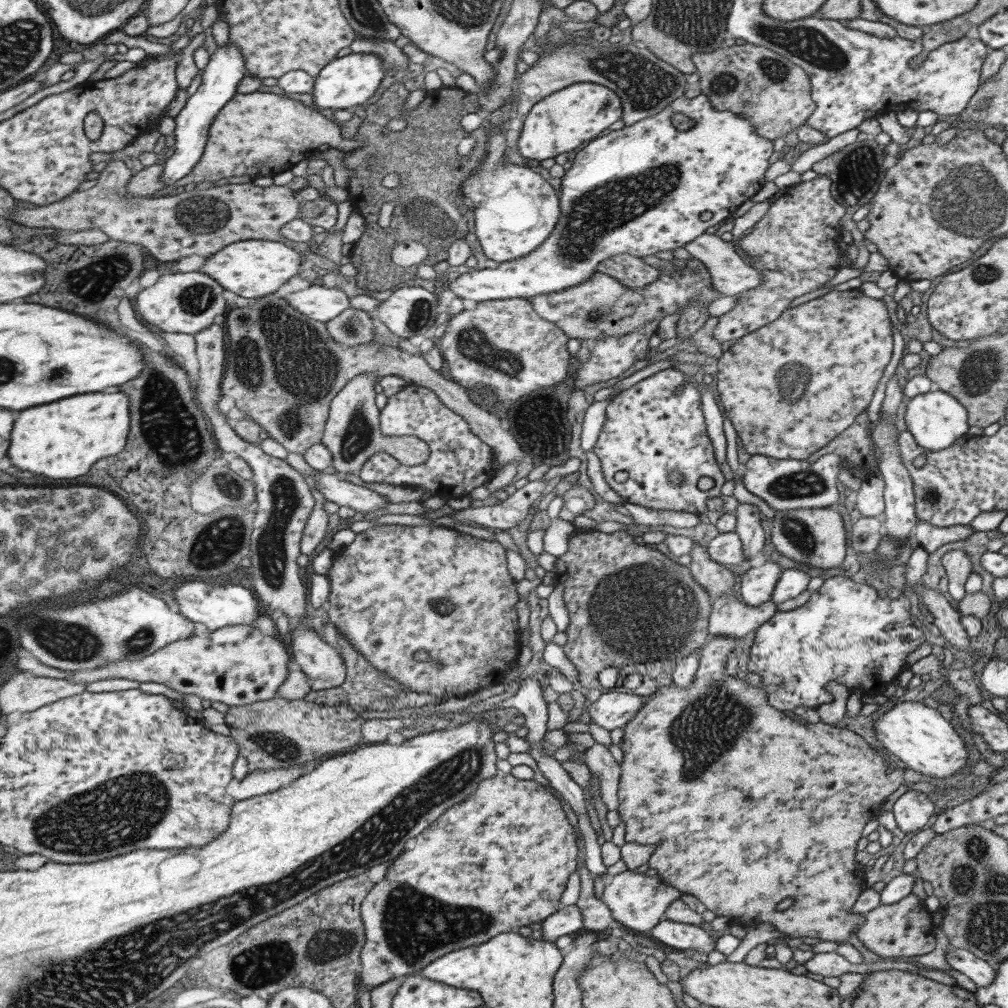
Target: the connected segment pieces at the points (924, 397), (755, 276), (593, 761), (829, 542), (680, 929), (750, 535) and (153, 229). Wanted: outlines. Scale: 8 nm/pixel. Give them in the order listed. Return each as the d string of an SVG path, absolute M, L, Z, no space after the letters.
M935 388L929 392L909 399L903 416L906 431L911 433L915 443L925 451L939 451L947 449L951 444L967 434L968 414L954 396Z
M704 234L683 248L706 268L710 288L720 296L733 296L763 282L760 274L735 254L732 241L726 242L719 236Z
M594 742L586 747L584 752L584 764L591 775L597 777L599 783L599 795L607 810L616 810L618 807L617 789L620 777L620 766L607 747Z
M801 508L791 512L775 512L771 521L769 542L793 562L831 570L840 566L845 556L845 530L840 515L832 508Z
M663 918L649 934L659 943L674 948L677 952L694 950L697 953L708 954L714 950L713 940L707 932L691 924L675 923Z
M737 504L734 531L742 544L745 562L754 564L760 559L759 550L764 547L765 526L761 525L760 510L753 504Z
M109 159L107 162L107 165L103 168L101 172L99 172L99 176L96 178L97 183L86 190L77 191L69 196L66 196L65 198L58 200L57 202L52 202L51 204L44 204L43 206L34 206L30 209L23 209L23 207L17 207L15 211L13 211L13 214L11 217L4 217L7 219L13 219L16 223L19 223L24 228L30 227L32 230L44 230L44 231L57 231L57 230L65 230L66 232L77 232L82 230L89 230L89 229L97 229L101 231L105 236L108 236L109 239L113 239L116 241L123 241L133 244L141 245L142 247L147 248L147 252L153 256L153 258L162 261L167 262L167 266L170 265L170 263L175 262L179 260L179 258L183 258L183 256L191 256L191 254L197 254L197 256L201 256L201 258L209 258L210 256L213 256L215 252L221 250L224 246L227 246L228 244L231 244L235 241L239 240L270 240L275 241L276 243L287 243L287 240L285 237L281 237L281 234L279 234L279 229L283 227L283 225L286 222L289 222L290 220L293 220L297 217L297 214L299 214L299 203L295 200L295 197L293 197L293 191L295 189L292 186L289 185L269 185L269 187L259 187L253 185L252 182L250 183L241 183L241 184L230 184L227 183L226 185L221 186L215 186L210 187L207 189L191 189L190 191L182 191L179 194L176 195L163 195L162 197L134 197L131 195L124 195L126 194L126 184L128 184L128 179L131 177L129 173L129 169L125 167L125 164L123 163L123 160L113 160Z

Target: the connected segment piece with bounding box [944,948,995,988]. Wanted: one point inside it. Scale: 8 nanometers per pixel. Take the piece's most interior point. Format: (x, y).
(979, 972)

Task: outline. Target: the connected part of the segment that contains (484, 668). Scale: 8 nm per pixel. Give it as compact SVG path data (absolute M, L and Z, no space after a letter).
M375 525L372 528L363 530L362 532L355 533L354 539L351 543L347 544L333 555L331 561L331 568L329 568L329 574L326 576L329 581L329 594L327 597L327 621L333 625L336 632L341 632L342 637L346 638L346 641L352 645L352 647L367 661L372 664L379 672L384 672L389 678L404 684L411 692L426 692L427 694L434 694L435 696L441 696L442 694L447 697L461 696L469 693L475 693L477 690L487 688L487 686L494 685L496 683L503 682L503 677L507 670L510 670L512 662L516 660L519 651L519 626L517 625L517 613L515 613L515 602L517 602L519 585L509 576L509 572L506 572L505 563L505 551L504 548L496 541L487 541L484 539L474 538L469 534L465 534L455 529L448 529L447 527L432 527L431 525L422 526L405 526L405 525Z

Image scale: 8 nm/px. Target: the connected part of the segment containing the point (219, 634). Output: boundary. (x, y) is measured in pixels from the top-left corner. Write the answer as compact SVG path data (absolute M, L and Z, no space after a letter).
M235 624L211 630L207 637L202 633L175 640L139 660L118 660L97 668L74 671L73 677L67 680L86 685L108 678L157 682L184 695L193 694L211 702L241 706L275 697L288 673L287 660L287 652L279 637L265 636L252 625Z

